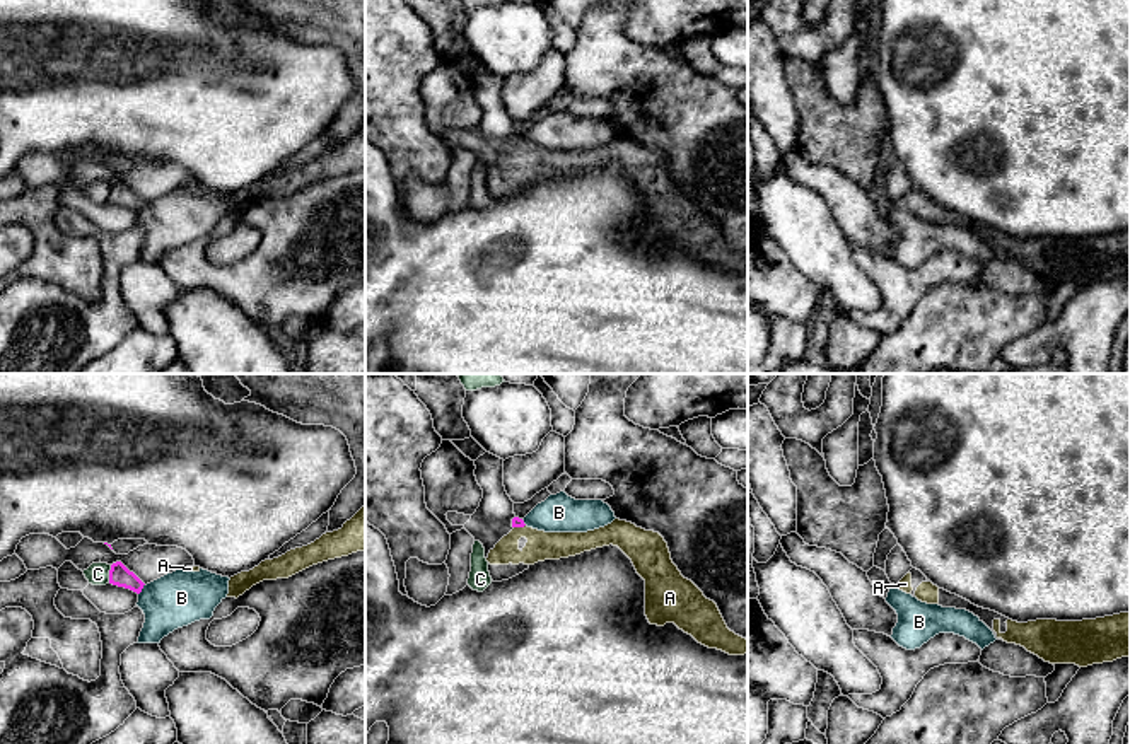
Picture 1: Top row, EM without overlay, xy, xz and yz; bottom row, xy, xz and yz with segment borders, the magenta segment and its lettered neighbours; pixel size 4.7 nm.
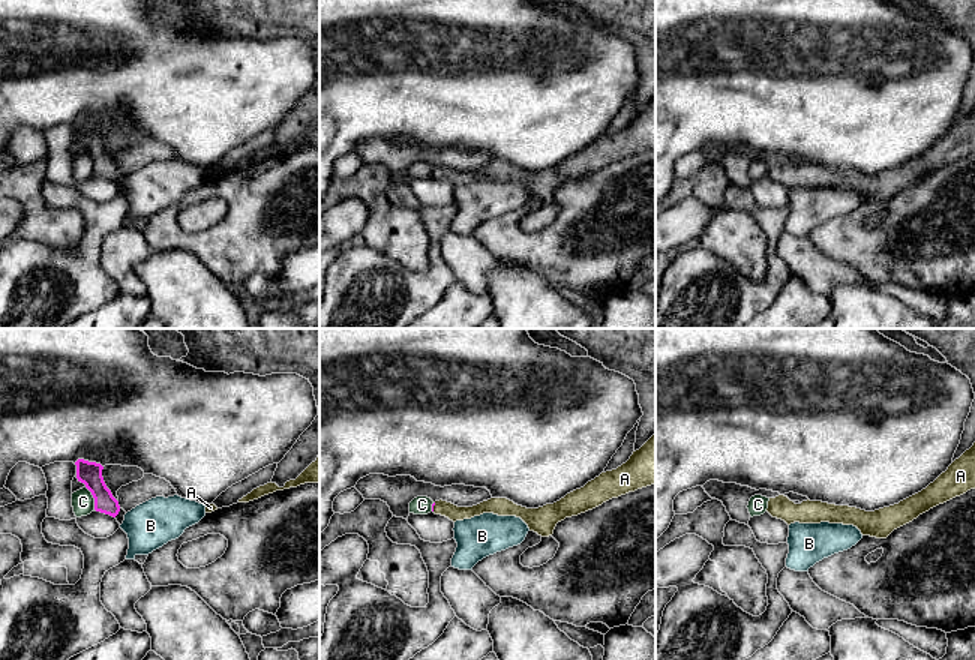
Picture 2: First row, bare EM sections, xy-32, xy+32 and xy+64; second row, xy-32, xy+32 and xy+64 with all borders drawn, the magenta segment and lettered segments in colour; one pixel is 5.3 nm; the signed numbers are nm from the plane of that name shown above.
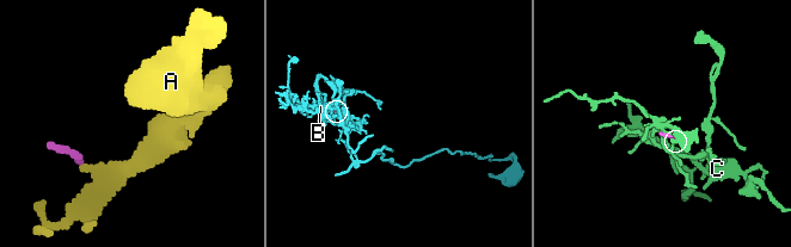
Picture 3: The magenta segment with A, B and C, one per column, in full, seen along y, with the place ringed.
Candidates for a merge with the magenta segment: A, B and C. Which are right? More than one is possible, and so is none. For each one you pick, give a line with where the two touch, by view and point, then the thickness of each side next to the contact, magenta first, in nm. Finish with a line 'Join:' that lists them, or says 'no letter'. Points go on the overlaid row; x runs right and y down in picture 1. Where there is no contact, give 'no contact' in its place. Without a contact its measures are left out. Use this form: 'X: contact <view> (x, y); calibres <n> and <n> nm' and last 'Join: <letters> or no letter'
A: contact xz (519, 526); calibres 50 and 140 nm
Join: A

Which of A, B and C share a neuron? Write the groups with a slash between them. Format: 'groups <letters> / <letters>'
groups A / B / C

